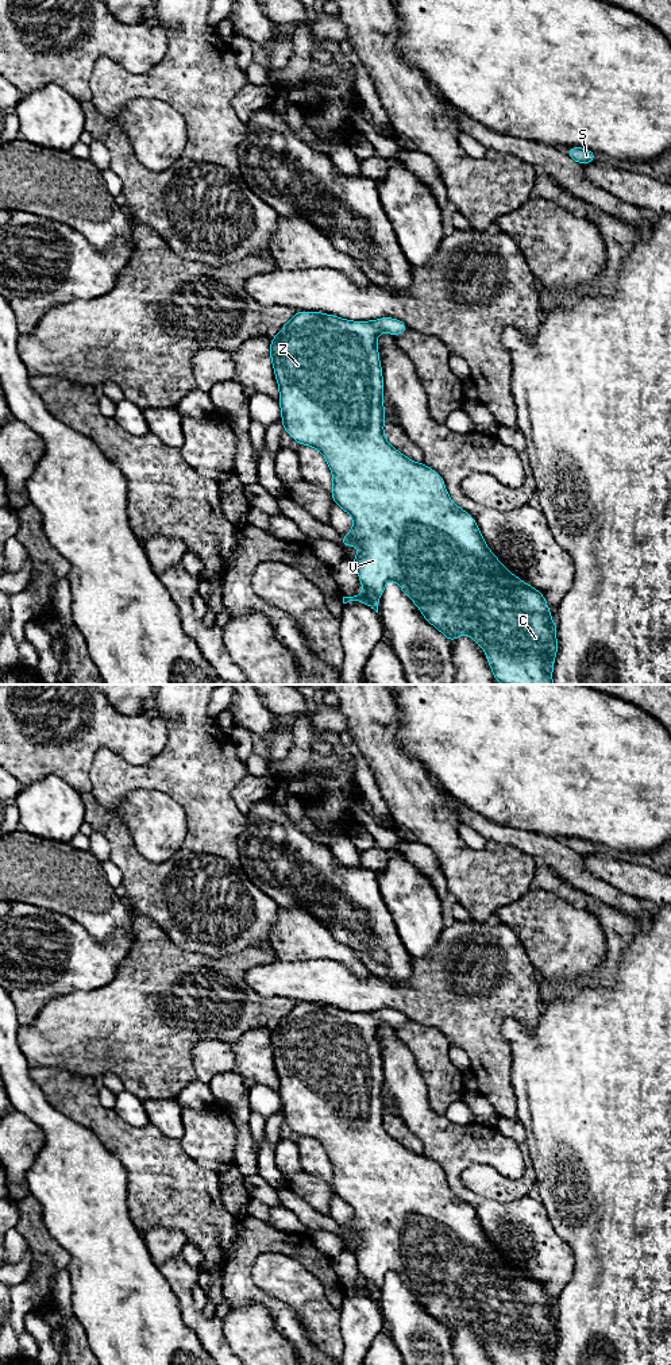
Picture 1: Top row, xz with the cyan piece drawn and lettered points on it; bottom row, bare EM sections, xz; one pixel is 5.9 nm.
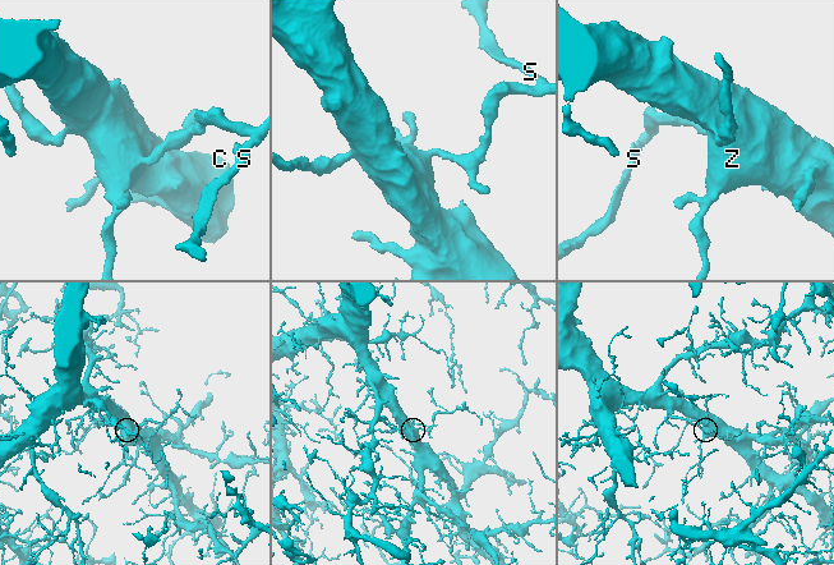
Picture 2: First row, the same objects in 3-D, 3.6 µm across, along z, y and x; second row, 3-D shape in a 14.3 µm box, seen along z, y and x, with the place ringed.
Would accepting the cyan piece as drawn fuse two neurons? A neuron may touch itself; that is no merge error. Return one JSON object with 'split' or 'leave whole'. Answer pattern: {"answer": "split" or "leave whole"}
{"answer": "leave whole"}

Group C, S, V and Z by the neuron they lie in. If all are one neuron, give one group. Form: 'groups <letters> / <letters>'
groups C S V Z

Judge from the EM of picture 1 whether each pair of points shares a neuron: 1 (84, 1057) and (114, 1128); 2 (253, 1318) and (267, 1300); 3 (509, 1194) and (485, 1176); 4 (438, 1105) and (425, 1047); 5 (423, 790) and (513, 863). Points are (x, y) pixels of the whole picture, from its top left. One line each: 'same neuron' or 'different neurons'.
1: different neurons
2: different neurons
3: same neuron
4: same neuron
5: same neuron

